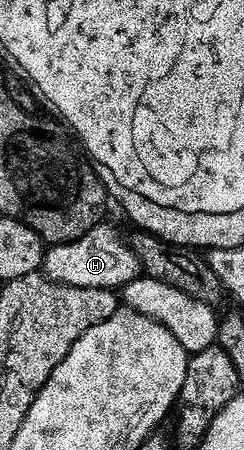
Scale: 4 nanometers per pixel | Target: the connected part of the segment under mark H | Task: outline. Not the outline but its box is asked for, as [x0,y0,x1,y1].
[43,224,142,291]

